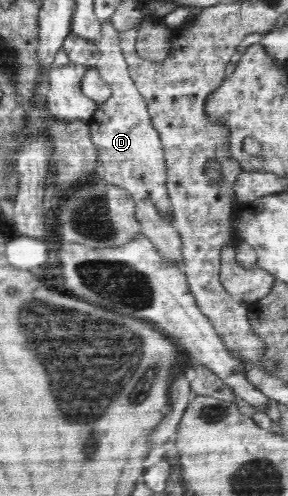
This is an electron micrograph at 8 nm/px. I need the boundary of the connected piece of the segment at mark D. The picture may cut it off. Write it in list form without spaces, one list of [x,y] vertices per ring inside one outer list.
[[[111,20],[101,24],[101,32],[93,43],[98,47],[96,65],[101,78],[111,87],[111,96],[98,104],[88,124],[91,126],[92,142],[98,148],[98,161],[102,178],[120,189],[125,189],[136,202],[147,199],[164,219],[173,219],[170,198],[167,194],[166,166],[163,145],[154,129],[145,99],[132,81],[128,64],[119,47],[118,30]]]

